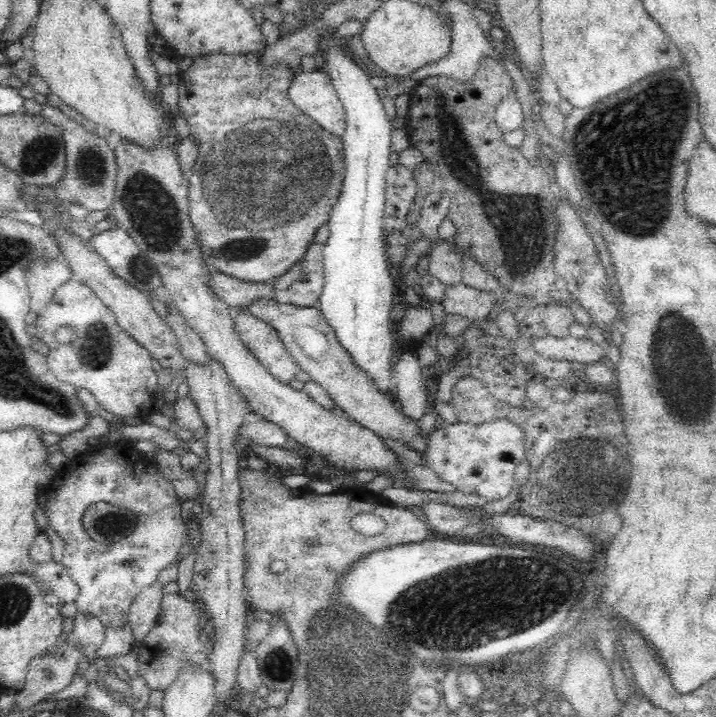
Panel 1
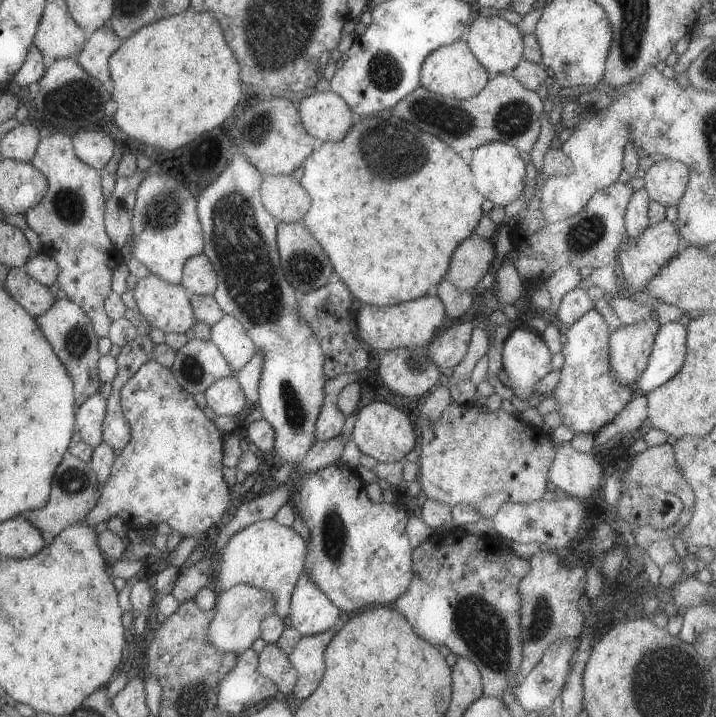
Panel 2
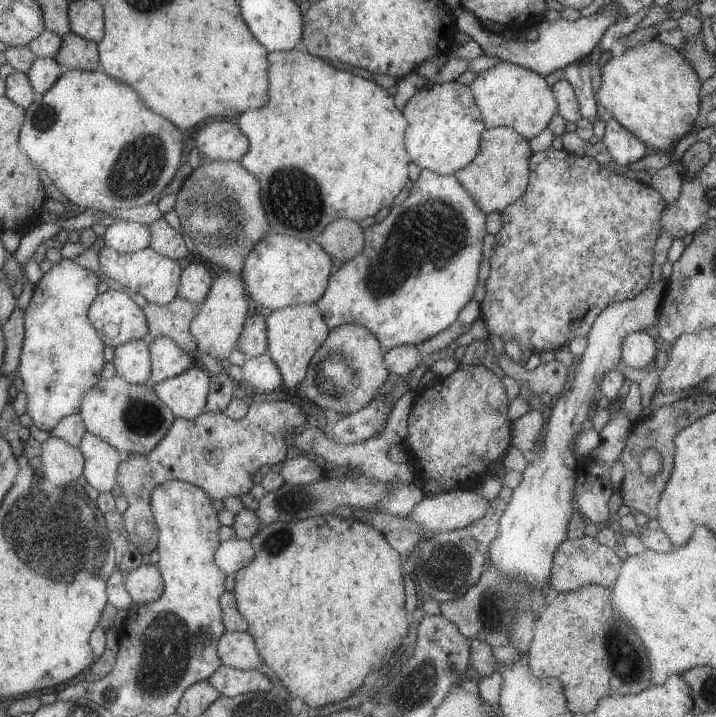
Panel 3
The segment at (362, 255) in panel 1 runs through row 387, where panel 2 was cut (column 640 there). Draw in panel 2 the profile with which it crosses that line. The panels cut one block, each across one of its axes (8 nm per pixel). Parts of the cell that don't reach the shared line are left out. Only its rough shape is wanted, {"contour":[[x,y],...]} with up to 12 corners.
{"contour":[[662,324],[638,393],[662,386],[682,368],[687,328]]}

